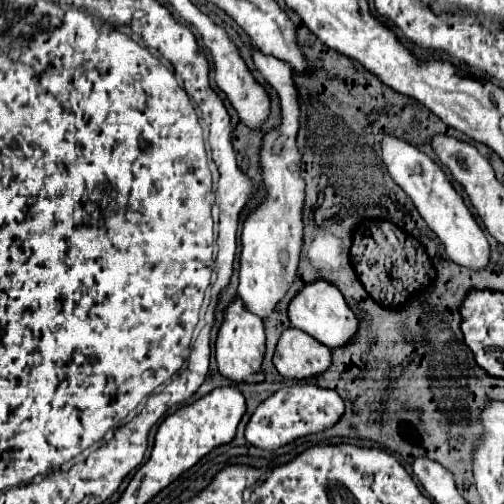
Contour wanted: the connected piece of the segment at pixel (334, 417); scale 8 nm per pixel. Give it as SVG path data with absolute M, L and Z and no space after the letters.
M295 384L281 388L273 396L269 396L251 416L247 428L245 428L245 440L251 446L263 448L263 450L277 450L297 438L323 432L337 424L337 420L343 416L345 404L341 396L335 390L323 390L315 384Z

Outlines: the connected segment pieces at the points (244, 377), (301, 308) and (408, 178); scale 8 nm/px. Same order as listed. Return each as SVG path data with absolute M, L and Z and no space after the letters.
M237 298L225 312L225 322L219 330L217 344L215 344L215 358L221 376L233 380L233 382L245 382L245 384L257 384L265 380L265 374L261 370L265 354L265 332L263 332L263 320L255 314L247 312L243 302Z
M321 280L307 284L295 296L295 300L289 306L289 318L295 328L305 330L307 334L311 334L315 340L319 340L321 344L325 344L329 348L347 346L349 342L353 342L353 338L357 336L357 330L359 330L359 320L353 314L353 310L347 306L347 302L339 294L339 290L333 284L321 282Z
M385 136L383 142L383 160L387 164L387 170L391 178L409 194L413 204L417 206L421 218L427 222L427 226L437 234L437 238L443 242L447 256L469 270L483 270L489 264L491 248L489 242L473 218L471 210L465 206L463 196L453 188L451 180L445 176L445 172L421 150L417 150L413 144L395 138L395 136Z

